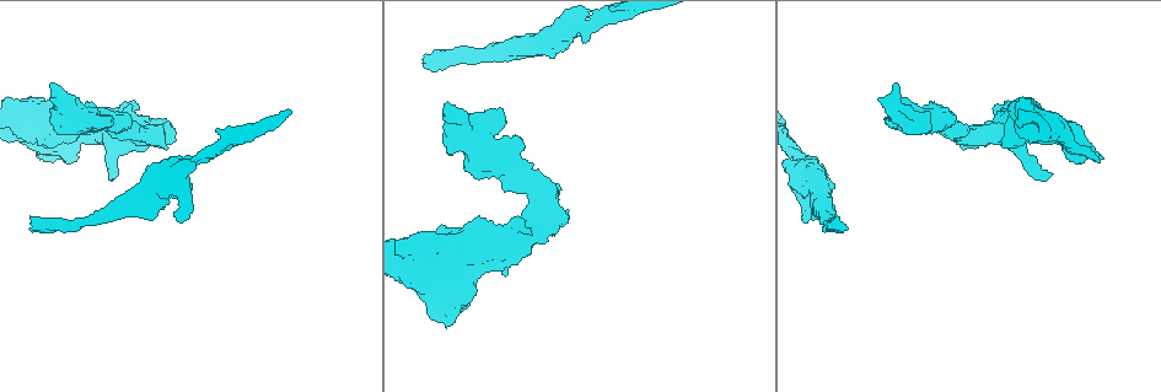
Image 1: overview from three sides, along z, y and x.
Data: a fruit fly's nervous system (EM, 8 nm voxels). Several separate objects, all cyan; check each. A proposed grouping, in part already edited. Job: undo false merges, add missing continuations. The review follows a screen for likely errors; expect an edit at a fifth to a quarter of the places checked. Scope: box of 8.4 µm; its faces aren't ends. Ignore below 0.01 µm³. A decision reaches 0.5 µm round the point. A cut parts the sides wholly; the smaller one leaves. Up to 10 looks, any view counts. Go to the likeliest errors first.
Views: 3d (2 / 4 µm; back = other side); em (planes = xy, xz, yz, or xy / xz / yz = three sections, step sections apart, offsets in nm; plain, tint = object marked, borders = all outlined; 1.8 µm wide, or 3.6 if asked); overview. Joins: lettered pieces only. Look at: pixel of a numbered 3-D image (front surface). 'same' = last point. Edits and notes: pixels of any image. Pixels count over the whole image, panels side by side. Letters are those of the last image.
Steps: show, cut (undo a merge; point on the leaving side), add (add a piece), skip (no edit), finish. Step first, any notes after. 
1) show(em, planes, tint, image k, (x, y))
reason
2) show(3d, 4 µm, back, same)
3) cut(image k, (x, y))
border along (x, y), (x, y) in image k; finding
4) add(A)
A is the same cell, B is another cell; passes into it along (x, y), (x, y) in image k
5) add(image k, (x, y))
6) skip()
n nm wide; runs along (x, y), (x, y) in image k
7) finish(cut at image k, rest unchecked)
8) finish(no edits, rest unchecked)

show(3d, 4 µm, image 1, (176, 217))
an open end

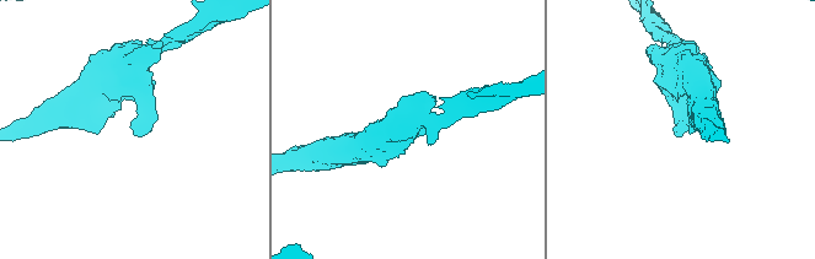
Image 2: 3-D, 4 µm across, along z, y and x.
show(em, planes, borders, image 2, (130, 126))

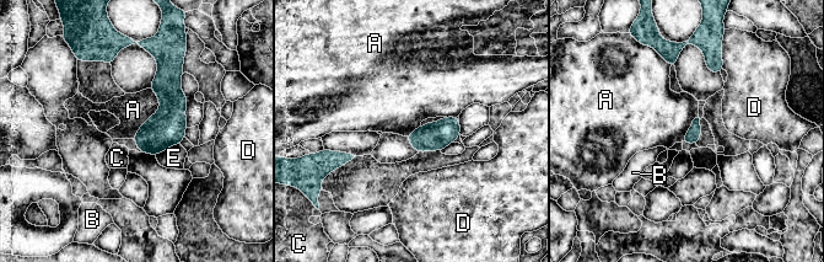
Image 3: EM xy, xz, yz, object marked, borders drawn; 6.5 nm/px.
skip()
A, B, C, D and E are other cells; border along (150, 87), (159, 108), (133, 139) in image 3; none of them fits

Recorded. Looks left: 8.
show(em, yz, step 4, tint, image 1, (504, 274))
an open end

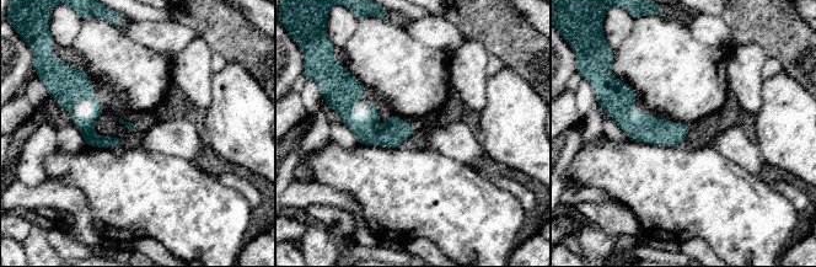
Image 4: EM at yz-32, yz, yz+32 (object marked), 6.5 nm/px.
show(em, planes, borders, same)

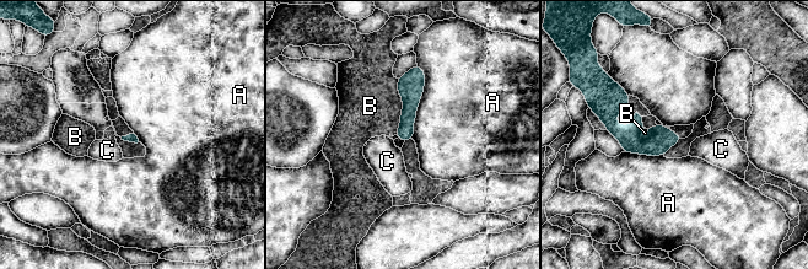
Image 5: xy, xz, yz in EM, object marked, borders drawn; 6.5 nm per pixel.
skip()
A, B and C are other cells; runs along (416, 69), (410, 85), (405, 138) in image 5; none of them fits

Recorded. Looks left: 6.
show(em, 3.6 µm, planes, borders, image 1, (493, 159))
thick turns thin

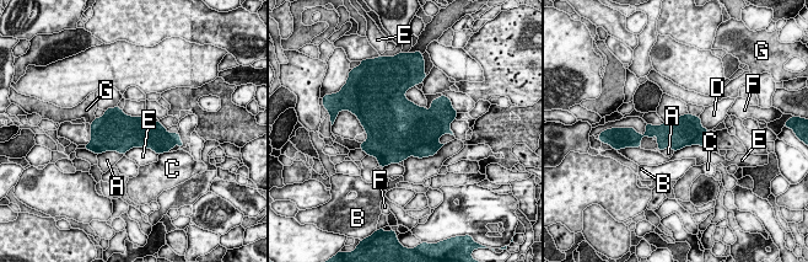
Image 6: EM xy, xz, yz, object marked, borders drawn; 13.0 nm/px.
skip()
420 nm wide; A, B, C, D, E, F and G are other cells; border along (124, 153), (145, 146), (159, 154) in image 6; all the same neuron

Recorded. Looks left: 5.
show(em, xy, step 16, tint, image 1, (11, 117))
calibre changes

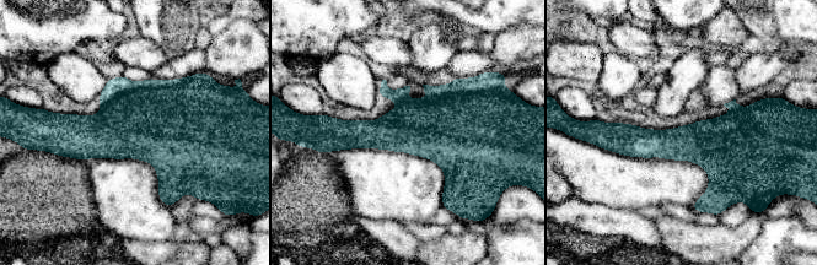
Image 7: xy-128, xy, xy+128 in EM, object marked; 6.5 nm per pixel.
show(em, planes, borders, same)

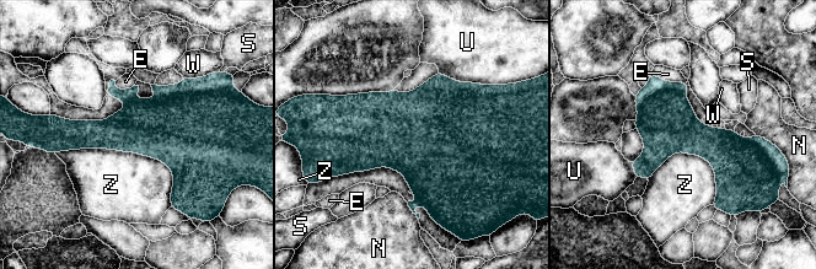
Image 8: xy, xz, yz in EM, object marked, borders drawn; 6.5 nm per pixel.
skip()
380 nm wide; E, N, S, U, W and Z are other cells; border along (55, 152), (157, 159), (171, 206) in image 8; all the same neuron

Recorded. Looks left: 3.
finish(no edits, rest unchecked)

